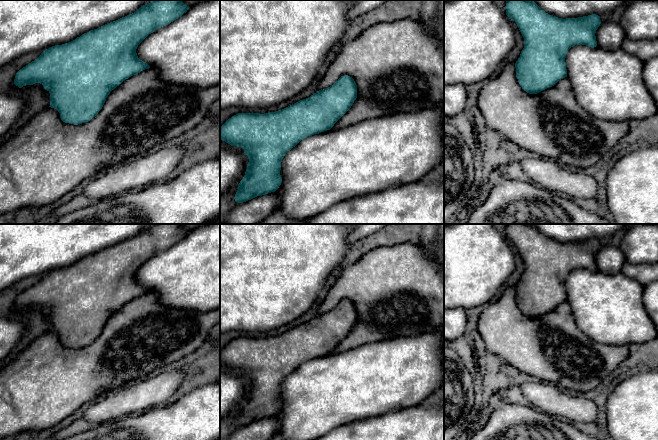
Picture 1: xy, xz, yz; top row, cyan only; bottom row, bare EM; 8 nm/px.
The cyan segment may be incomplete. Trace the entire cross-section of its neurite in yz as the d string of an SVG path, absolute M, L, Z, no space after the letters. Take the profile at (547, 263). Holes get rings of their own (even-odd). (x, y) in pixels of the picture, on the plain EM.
M506 224L506 239L516 246L523 262L524 272L515 287L516 301L522 313L537 318L567 301L566 278L575 269L597 270L596 254L601 248L596 238L578 242L558 242L546 237L531 224Z

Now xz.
M348 299L341 300L332 310L319 314L282 334L259 337L238 337L220 351L220 363L244 373L249 386L238 408L235 425L243 427L257 420L275 416L282 407L281 386L285 378L301 364L330 354L351 332L357 322L357 309Z

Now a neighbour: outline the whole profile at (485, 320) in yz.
M508 286L498 301L492 301L478 320L478 330L487 352L501 357L535 380L552 383L576 393L591 391L629 356L628 346L600 344L590 339L576 324L570 304L565 301L537 318L522 313L515 288Z

